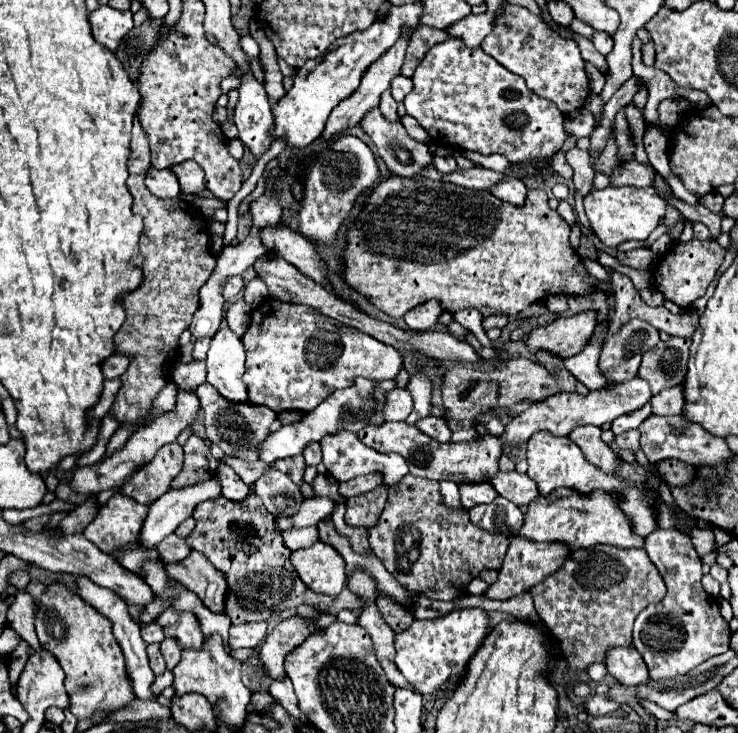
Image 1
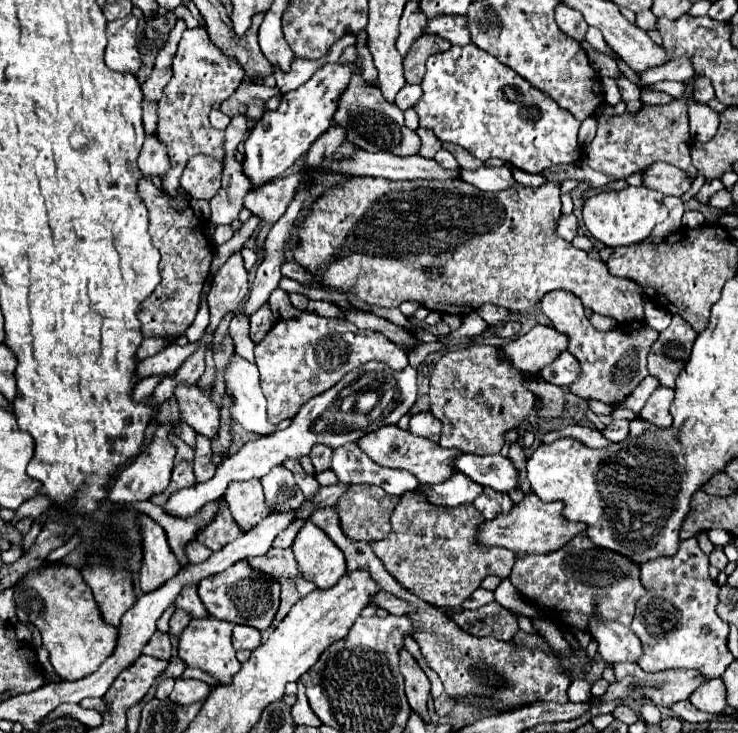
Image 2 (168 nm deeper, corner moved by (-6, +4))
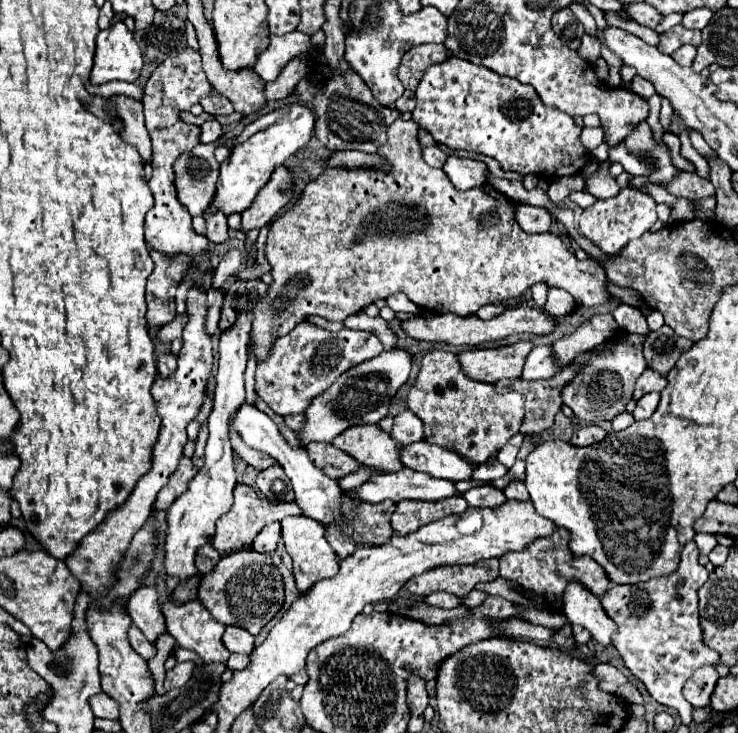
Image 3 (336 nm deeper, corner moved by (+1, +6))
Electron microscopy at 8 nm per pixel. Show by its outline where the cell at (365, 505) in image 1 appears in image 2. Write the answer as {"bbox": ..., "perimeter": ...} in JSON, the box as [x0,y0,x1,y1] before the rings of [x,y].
{"bbox":[335,486,399,540],"perimeter":[[[351,486],[347,496],[341,496],[335,504],[343,524],[343,532],[351,540],[381,540],[389,532],[389,516],[397,500],[399,496],[391,496],[379,486]]]}

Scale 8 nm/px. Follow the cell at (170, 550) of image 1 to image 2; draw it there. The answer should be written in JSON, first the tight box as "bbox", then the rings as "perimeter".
{"bbox":[185,540,211,564],"perimeter":[[[191,540],[185,544],[185,554],[187,554],[187,560],[191,564],[199,564],[203,560],[207,560],[207,556],[211,556],[211,550],[203,544],[199,544],[197,540]]]}

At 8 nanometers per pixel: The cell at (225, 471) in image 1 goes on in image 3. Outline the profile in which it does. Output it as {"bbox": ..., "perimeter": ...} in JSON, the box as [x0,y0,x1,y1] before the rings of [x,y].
{"bbox":[212,484,302,556],"perimeter":[[[238,484],[236,490],[234,490],[234,504],[232,504],[230,512],[224,514],[224,516],[220,516],[218,522],[216,522],[216,534],[212,538],[212,546],[222,556],[232,554],[232,552],[238,552],[238,550],[242,550],[244,544],[250,544],[256,538],[256,534],[262,530],[264,524],[280,522],[286,516],[300,516],[300,514],[302,514],[302,510],[298,510],[298,506],[294,502],[274,504],[274,502],[268,502],[268,500],[258,498],[258,494],[250,486]]]}

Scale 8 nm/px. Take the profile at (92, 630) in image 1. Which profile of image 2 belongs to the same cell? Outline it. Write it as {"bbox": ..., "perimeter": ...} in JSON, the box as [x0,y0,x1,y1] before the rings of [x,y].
{"bbox":[15,564,119,680],"perimeter":[[[57,564],[57,566],[45,566],[41,572],[29,572],[23,580],[19,580],[15,598],[17,598],[17,606],[27,612],[29,620],[41,632],[43,646],[49,650],[49,660],[51,660],[55,672],[63,680],[79,680],[79,678],[89,676],[105,662],[105,658],[109,658],[113,654],[117,638],[119,638],[119,630],[103,620],[101,608],[93,600],[91,588],[87,586],[87,582],[83,580],[83,576],[79,574],[79,570],[75,566]]]}

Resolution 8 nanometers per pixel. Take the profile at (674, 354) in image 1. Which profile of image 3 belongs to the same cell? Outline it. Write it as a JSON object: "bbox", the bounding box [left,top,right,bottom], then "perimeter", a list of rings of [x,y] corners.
{"bbox":[644,326,694,374],"perimeter":[[[662,326],[656,332],[650,332],[644,340],[644,358],[648,362],[648,366],[660,374],[668,374],[676,360],[680,358],[682,352],[690,350],[694,342],[680,338],[678,334],[674,334],[674,330],[670,326]]]}

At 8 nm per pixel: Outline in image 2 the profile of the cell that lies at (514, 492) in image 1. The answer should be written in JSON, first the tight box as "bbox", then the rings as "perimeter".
{"bbox":[455,454,519,492],"perimeter":[[[465,454],[455,464],[459,472],[467,474],[473,482],[481,486],[495,488],[499,492],[519,490],[519,472],[513,462],[501,454],[495,456],[475,456]]]}

